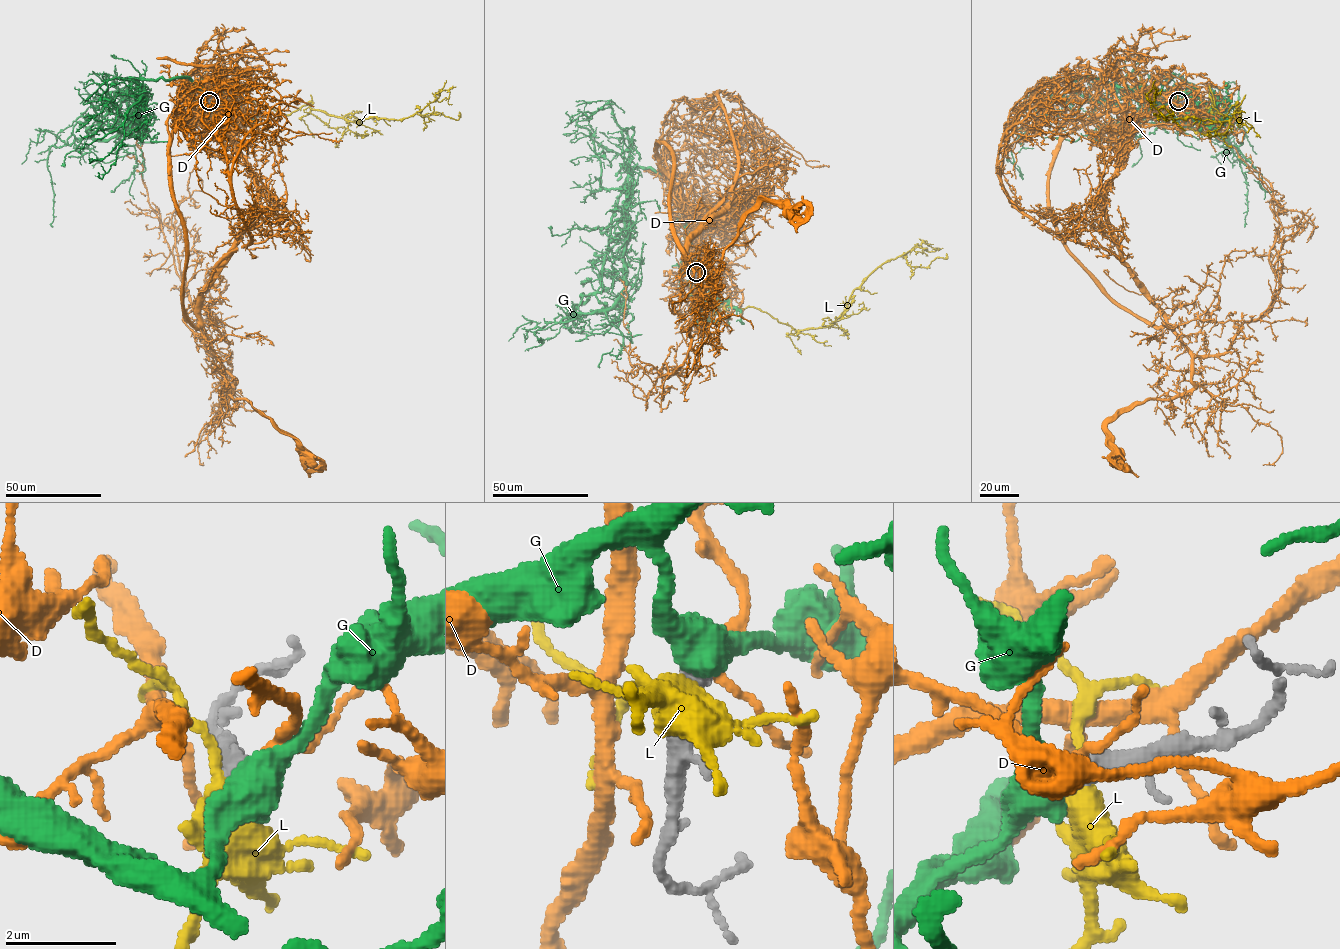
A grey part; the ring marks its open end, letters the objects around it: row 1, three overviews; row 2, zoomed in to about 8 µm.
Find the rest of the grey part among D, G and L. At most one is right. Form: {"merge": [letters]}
{"merge": ["D"]}

